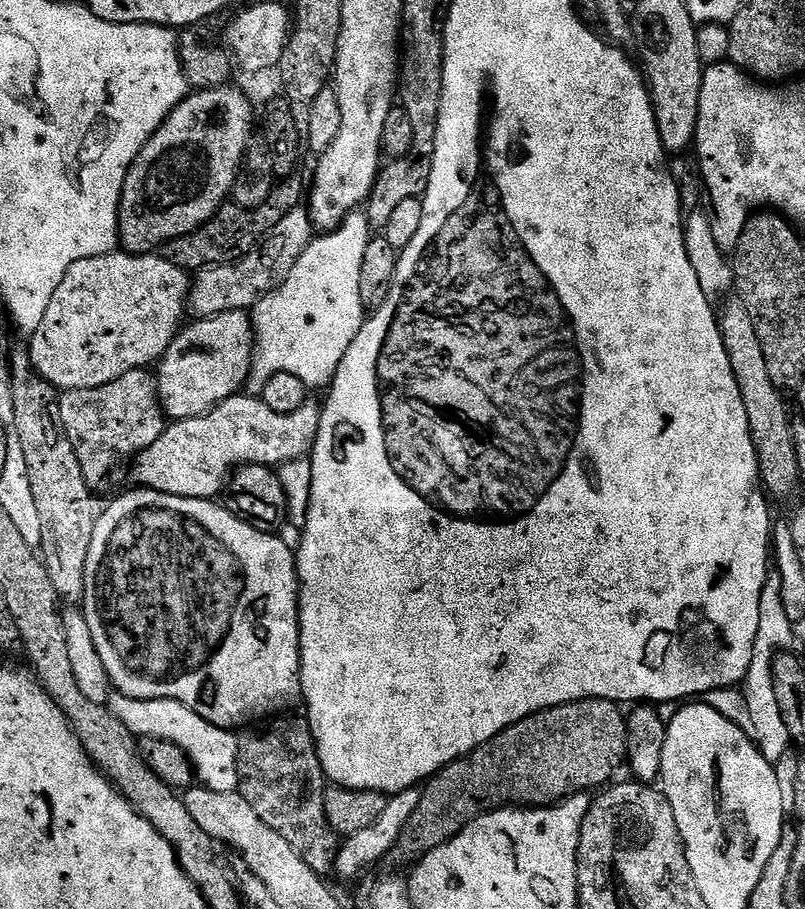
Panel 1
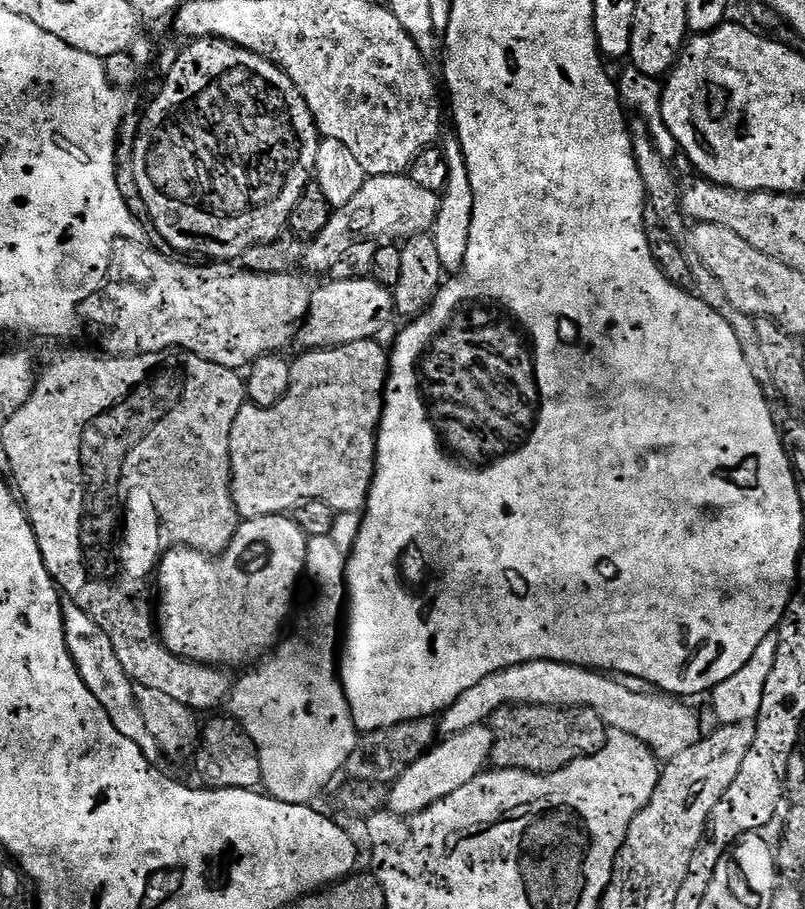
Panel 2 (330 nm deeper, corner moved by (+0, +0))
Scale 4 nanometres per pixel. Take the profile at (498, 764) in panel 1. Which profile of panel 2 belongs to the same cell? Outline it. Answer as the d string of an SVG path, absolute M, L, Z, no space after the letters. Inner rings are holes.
M509 704L508 707L498 710L492 715L490 727L496 736L492 747L491 767L513 768L539 776L557 772L570 766L570 762L578 762L582 758L598 754L598 750L606 746L610 731L608 725L602 722L602 718L598 718L598 714L589 708L551 708L525 704Z

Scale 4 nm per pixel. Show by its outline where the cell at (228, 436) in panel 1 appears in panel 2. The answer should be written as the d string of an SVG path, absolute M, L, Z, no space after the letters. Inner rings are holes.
M373 338L362 342L350 342L337 348L318 348L301 351L297 360L291 361L290 390L278 406L260 408L256 404L246 402L242 410L238 410L238 418L234 418L234 430L230 430L230 462L232 463L232 497L238 514L244 520L253 520L263 516L282 516L305 504L307 500L324 500L337 514L344 512L363 513L368 505L368 495L372 490L372 479L376 477L377 437L380 431L380 419L384 414L384 391L388 385L389 353L380 345L379 339Z

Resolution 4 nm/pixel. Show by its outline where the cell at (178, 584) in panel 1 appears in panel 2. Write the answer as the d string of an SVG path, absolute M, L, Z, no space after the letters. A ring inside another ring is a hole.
M285 514L244 520L230 547L217 557L209 556L208 553L199 552L193 548L181 548L179 546L165 551L161 555L158 565L158 627L162 633L165 646L183 660L192 660L195 664L210 664L213 666L252 663L252 665L255 665L261 658L267 657L277 647L278 641L281 639L280 631L283 630L284 623L287 622L288 615L292 612L292 603L296 600L296 587L300 584L300 575L303 577L308 567L306 550L308 549L309 539L310 537L296 525L295 519L291 515Z

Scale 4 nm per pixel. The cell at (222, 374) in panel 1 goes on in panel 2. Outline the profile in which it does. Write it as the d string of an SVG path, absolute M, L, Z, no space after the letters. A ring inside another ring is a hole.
M329 279L327 283L313 291L308 319L298 329L299 343L304 343L305 349L337 348L350 342L379 337L379 332L387 326L388 319L393 319L393 293L376 280Z

